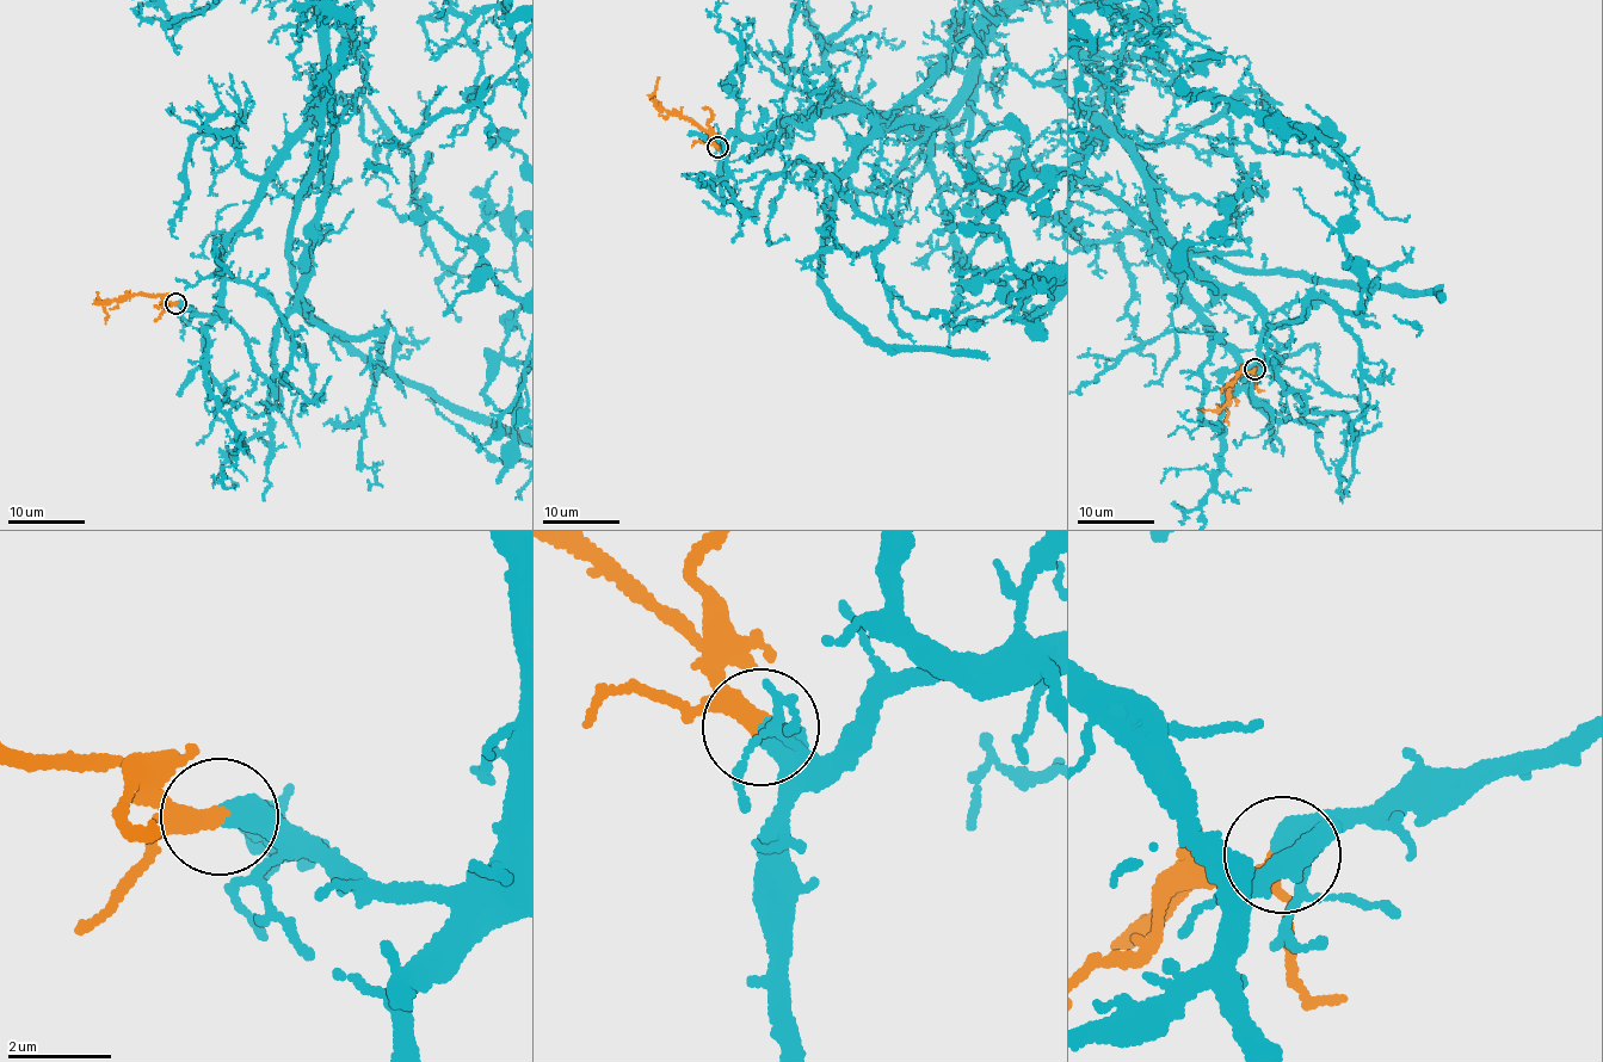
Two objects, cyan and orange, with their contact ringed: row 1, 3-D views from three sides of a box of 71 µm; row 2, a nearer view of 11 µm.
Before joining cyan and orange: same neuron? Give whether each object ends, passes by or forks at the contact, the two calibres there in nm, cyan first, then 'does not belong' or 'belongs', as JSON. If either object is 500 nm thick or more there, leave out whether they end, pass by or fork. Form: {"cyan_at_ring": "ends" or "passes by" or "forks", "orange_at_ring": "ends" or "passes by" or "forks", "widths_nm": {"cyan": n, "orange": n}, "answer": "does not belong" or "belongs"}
{"widths_nm": {"cyan": 550, "orange": 280}, "answer": "belongs"}

